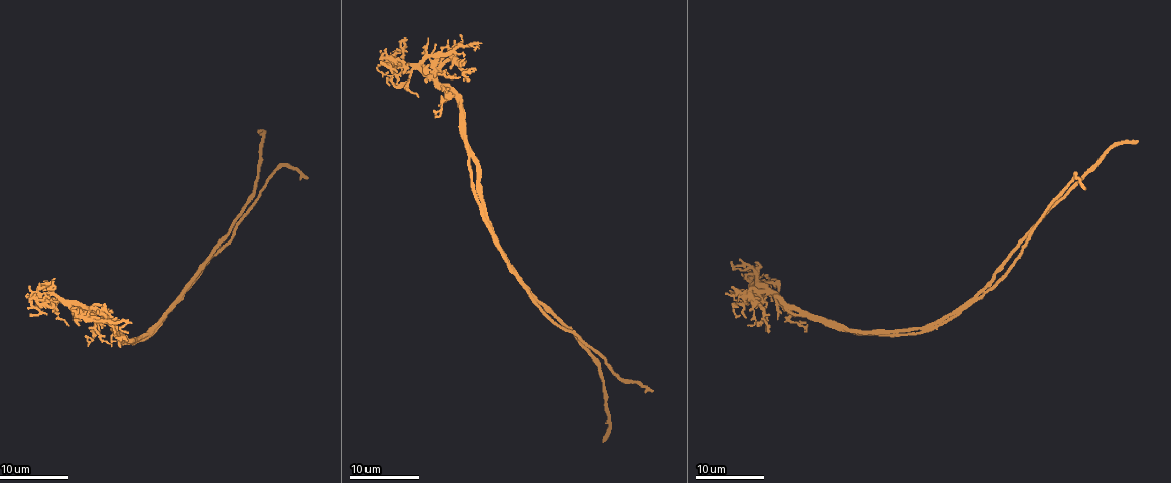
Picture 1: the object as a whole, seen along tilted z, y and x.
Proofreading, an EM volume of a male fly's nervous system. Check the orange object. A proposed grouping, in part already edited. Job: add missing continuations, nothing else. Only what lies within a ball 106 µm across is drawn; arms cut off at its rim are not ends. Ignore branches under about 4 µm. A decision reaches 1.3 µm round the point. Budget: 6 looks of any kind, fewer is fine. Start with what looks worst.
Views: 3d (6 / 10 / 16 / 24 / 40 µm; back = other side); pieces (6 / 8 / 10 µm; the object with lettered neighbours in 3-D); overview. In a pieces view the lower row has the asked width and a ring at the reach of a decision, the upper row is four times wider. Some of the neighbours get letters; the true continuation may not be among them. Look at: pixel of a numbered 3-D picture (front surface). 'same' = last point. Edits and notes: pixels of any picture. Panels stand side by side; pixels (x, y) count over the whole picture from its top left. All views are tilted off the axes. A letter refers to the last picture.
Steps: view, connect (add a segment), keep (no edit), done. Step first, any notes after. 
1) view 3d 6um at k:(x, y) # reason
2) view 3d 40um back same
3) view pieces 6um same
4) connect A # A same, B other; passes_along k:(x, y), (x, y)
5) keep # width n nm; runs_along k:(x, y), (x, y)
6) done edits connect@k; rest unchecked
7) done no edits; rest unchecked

view pieces 8um at 1:(756, 324) # thin end

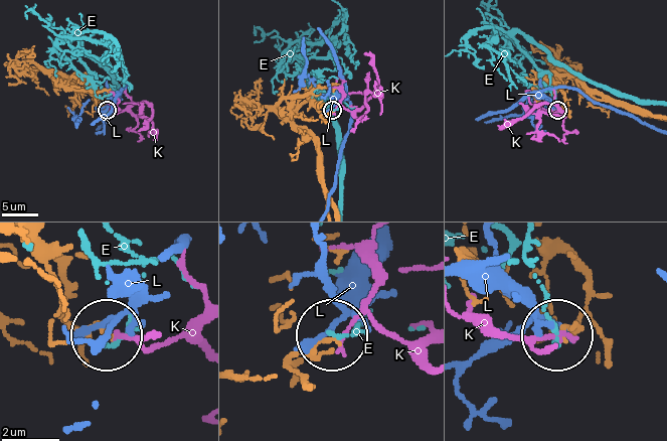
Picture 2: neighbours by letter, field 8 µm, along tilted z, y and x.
keep # E other, K other, L other; none of them fits

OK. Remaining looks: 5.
view 3d 10um at 1:(380, 62) # free end

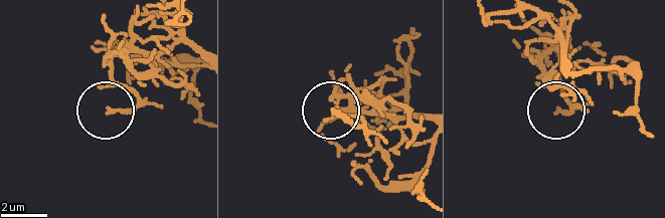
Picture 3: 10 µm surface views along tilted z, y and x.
view pieces 8um at 3:(558, 110)

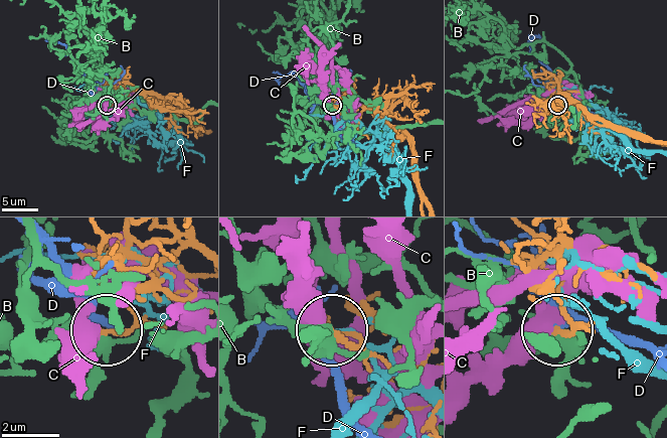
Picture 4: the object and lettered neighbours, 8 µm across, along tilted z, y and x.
keep # B other, C other, D other, F other; none of them fits

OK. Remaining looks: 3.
view pieces 6um at 1:(806, 332) # thin end

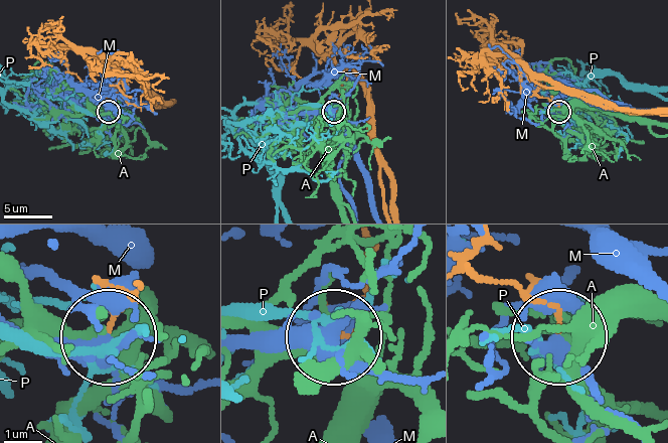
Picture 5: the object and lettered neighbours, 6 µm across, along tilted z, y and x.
keep # A other, M other, P other; runs_along 5:(140, 283), (109, 332); none of them fits

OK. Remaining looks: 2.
done no edits; rest unchecked

